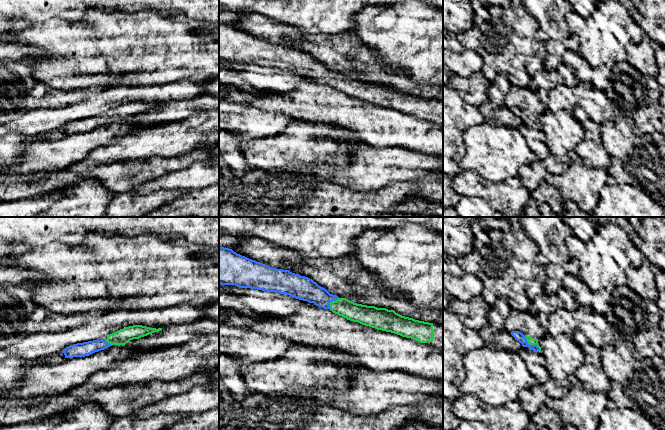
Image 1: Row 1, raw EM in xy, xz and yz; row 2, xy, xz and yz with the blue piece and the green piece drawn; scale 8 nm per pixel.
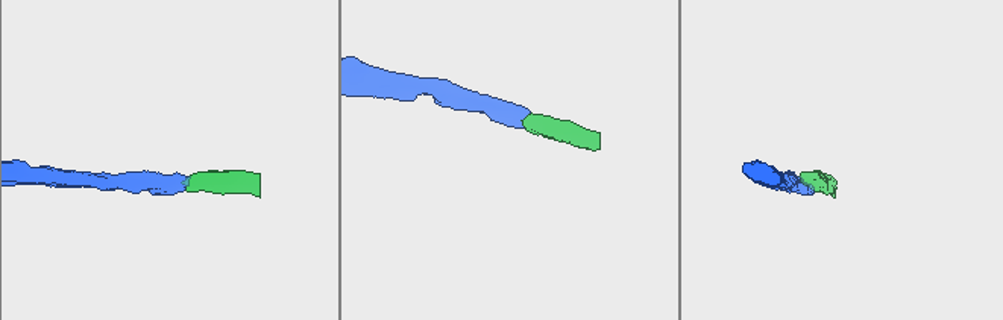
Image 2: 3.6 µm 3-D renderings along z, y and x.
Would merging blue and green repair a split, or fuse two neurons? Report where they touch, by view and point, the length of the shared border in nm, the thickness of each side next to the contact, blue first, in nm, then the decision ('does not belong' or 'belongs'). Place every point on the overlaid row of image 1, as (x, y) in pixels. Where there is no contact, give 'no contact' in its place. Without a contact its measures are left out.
contact yz (532, 345); length 180 nm; calibres 70 and 60 nm; belongs

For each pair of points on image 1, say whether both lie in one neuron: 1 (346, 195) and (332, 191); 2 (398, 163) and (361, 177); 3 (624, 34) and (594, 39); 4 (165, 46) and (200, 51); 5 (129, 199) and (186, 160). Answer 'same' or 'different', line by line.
1: same
2: same
3: same
4: same
5: different

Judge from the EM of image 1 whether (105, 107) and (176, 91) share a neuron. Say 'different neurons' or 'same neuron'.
same neuron

